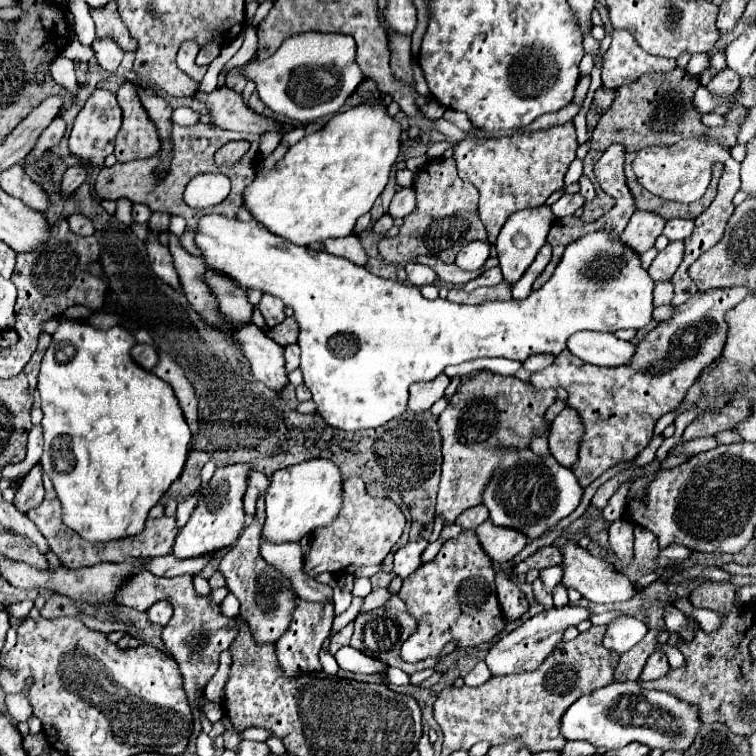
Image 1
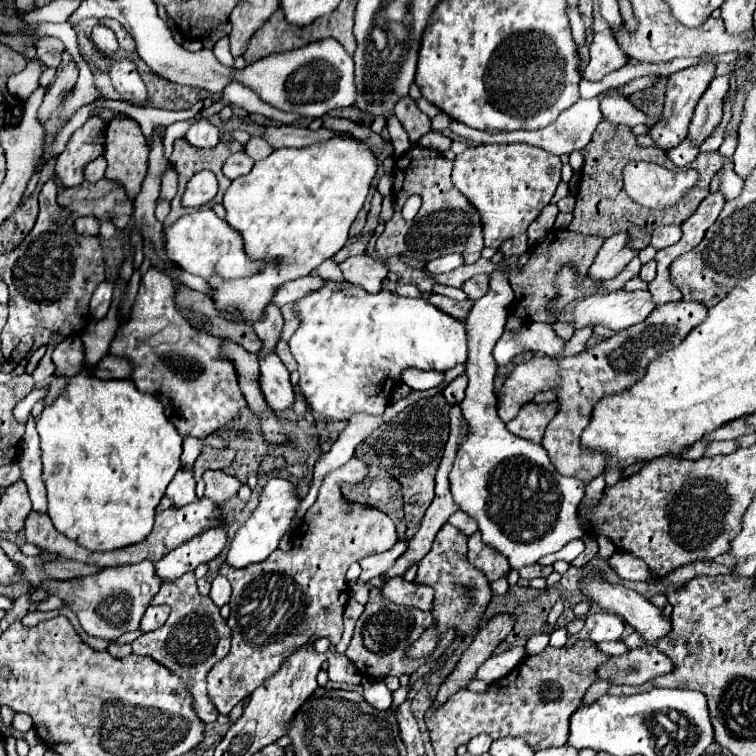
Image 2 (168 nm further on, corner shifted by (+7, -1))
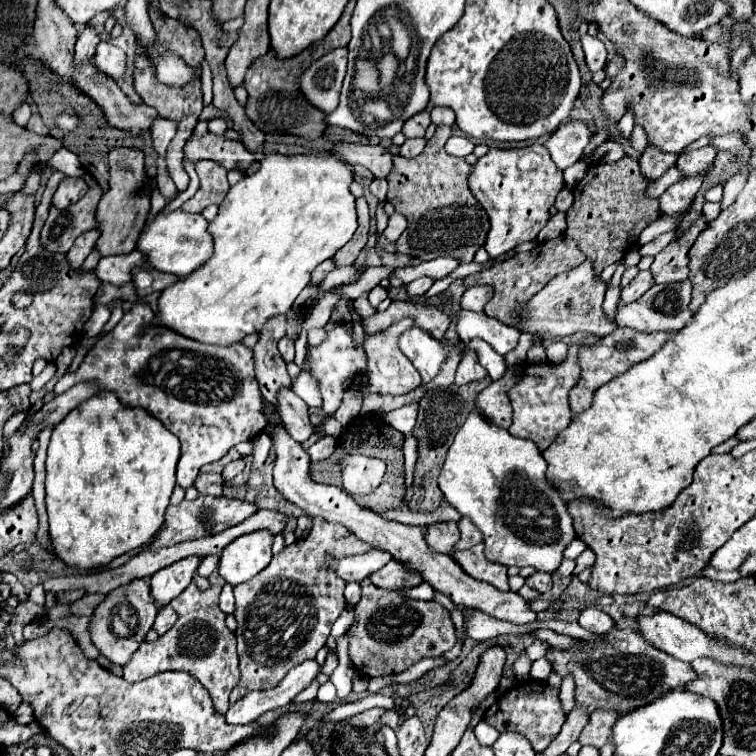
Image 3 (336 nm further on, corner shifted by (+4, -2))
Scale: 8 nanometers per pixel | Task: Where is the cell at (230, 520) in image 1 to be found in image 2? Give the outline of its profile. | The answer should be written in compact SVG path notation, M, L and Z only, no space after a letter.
M225 527L209 529L185 545L173 549L161 561L155 563L155 573L161 581L177 581L177 577L193 571L201 563L209 563L227 547Z

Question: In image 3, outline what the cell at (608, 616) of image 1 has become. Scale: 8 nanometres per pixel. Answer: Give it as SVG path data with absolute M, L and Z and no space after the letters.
M568 675L562 679L562 684L560 687L560 700L562 700L562 709L564 710L566 717L572 711L576 704L574 699L574 692L574 679L571 675Z

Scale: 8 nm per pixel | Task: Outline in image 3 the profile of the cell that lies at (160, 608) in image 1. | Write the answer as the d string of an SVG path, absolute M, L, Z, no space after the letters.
M162 606L162 608L160 608L160 612L158 612L158 616L156 616L154 630L156 630L160 636L162 636L162 634L166 634L166 632L174 626L176 618L178 618L178 614L174 612L174 608L172 608L172 606Z

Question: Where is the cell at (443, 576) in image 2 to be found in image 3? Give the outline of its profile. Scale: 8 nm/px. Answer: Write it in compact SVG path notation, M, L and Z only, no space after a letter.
M436 522L428 526L426 538L428 538L428 546L432 546L432 552L448 554L454 558L454 546L460 540L460 530L456 522Z

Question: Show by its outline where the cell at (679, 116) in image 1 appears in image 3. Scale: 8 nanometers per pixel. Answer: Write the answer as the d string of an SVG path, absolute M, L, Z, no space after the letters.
M624 156L622 160L618 162L600 162L598 166L590 166L586 176L572 188L574 192L574 206L566 212L566 236L568 238L574 238L580 246L580 250L588 256L588 258L594 258L596 260L596 270L604 270L606 266L618 262L624 252L628 252L630 248L634 248L634 244L638 242L638 236L640 232L654 220L660 218L660 202L658 198L650 198L646 194L648 186L652 182L644 178L642 170L640 170L640 162L638 158L630 158L630 156Z

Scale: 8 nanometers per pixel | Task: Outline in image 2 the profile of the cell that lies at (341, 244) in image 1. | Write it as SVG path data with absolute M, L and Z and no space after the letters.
M367 253L349 257L339 265L345 281L365 289L367 293L381 291L381 283L389 275L389 265L381 259L373 259Z

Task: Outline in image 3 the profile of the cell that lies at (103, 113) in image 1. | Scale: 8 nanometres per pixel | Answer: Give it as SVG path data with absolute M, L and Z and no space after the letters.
M66 176L60 184L58 184L58 188L56 188L56 192L54 192L54 198L52 198L52 204L56 206L56 208L68 208L70 204L74 204L74 202L78 202L84 194L86 194L86 190L88 190L88 184L82 180L82 178L72 178L72 176Z

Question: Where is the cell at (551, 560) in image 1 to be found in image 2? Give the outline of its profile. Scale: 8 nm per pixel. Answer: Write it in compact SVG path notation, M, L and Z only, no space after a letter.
M529 565L529 567L523 567L523 569L519 569L519 575L523 577L523 579L535 579L535 577L549 577L553 573L553 567L549 565L549 567L541 567L541 565Z

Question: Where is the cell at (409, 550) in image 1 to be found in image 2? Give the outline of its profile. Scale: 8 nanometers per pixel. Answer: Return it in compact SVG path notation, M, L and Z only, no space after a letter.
M397 541L391 549L361 559L361 561L359 561L359 565L361 565L361 579L363 579L363 581L369 581L369 579L383 575L383 573L387 571L387 567L391 567L391 565L395 563L395 559L397 559L405 549L407 549L407 543L405 543L405 541Z

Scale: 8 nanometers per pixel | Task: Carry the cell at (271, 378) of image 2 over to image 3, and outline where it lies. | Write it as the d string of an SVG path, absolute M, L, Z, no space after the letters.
M282 388L278 392L278 404L276 410L284 422L286 432L298 440L304 442L314 434L314 426L308 420L308 406L302 398L298 398L292 388Z

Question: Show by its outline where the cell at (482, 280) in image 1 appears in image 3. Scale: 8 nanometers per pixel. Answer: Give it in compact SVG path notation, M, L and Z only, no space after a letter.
M478 284L478 286L472 286L468 288L464 294L462 294L462 308L464 310L476 310L476 312L482 312L486 302L492 298L492 292L494 288L492 286L486 286L486 284Z

